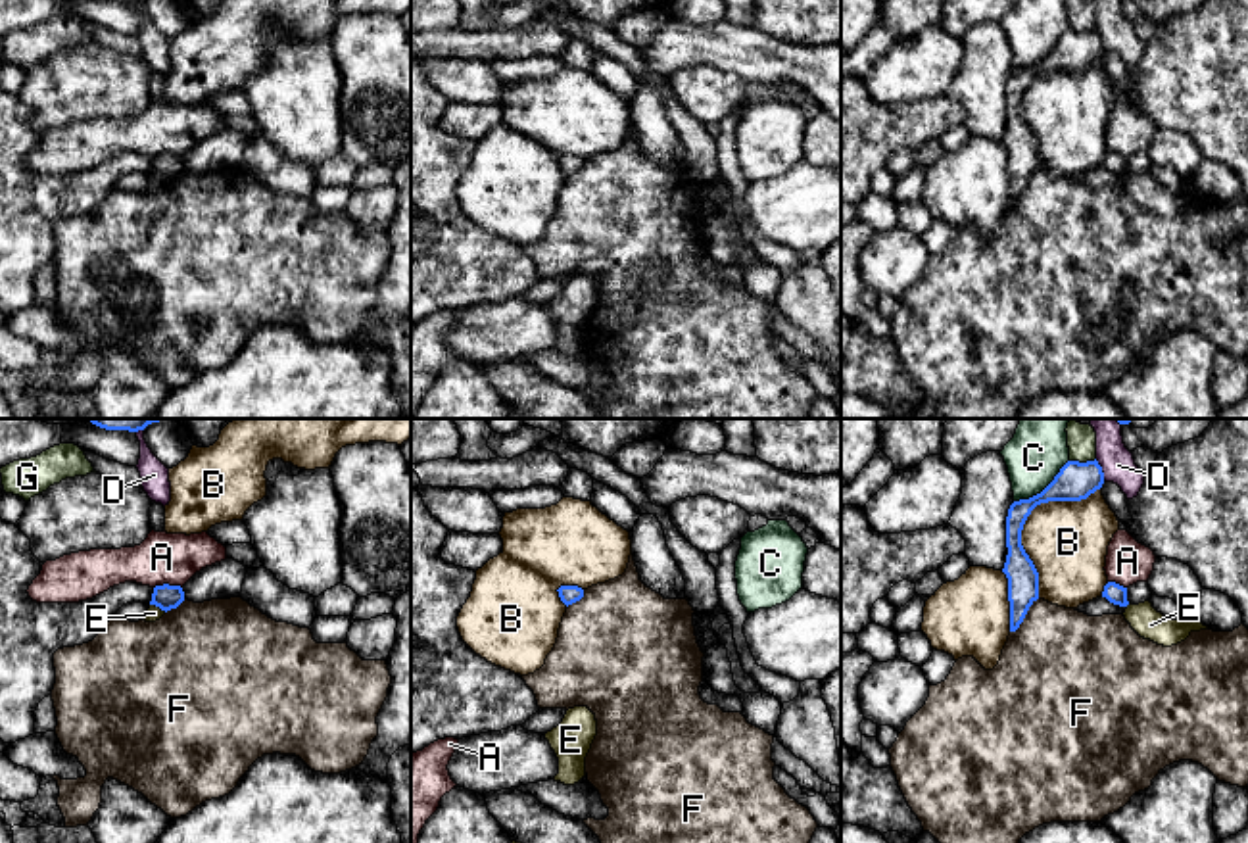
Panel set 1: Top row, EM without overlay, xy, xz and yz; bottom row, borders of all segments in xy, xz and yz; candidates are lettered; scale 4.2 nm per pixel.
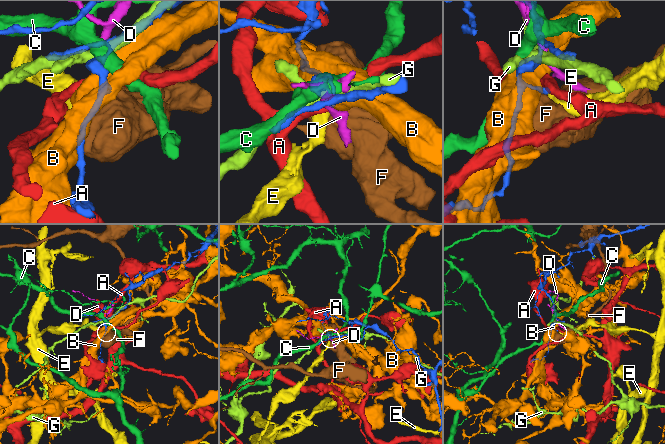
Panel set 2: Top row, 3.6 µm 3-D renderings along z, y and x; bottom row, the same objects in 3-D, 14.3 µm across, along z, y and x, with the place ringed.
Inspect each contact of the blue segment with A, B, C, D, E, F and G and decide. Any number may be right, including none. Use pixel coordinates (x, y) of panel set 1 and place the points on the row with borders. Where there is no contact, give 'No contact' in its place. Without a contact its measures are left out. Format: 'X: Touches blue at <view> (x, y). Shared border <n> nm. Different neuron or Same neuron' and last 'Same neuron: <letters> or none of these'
A: Touches blue at xy (168, 584). Shared border 120 nm. Different neuron
B: Touches blue at yz (1026, 519). Shared border 550 nm. Different neuron
C: Touches blue at yz (1045, 488). Shared border 300 nm. Different neuron
D: Touches blue at yz (1101, 469). Shared border 100 nm. Different neuron
E: Touches blue at xy (158, 605). Shared border 80 nm. Different neuron
F: Touches blue at yz (1024, 617). Shared border 190 nm. Different neuron
G: Touches blue at yz (1081, 463). Shared border 110 nm. Different neuron
Same neuron: none of these

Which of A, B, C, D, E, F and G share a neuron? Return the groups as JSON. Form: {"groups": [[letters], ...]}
{"groups": [["A"], ["B"], ["C"], ["D"], ["E"], ["F"], ["G"]]}

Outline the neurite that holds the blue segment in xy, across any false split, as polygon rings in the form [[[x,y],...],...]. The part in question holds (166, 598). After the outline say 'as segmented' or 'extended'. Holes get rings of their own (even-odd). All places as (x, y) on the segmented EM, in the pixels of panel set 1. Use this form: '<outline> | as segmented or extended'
[[[156,586],[150,605],[159,607],[161,611],[177,609],[184,601],[184,591],[180,586]]] | as segmented

